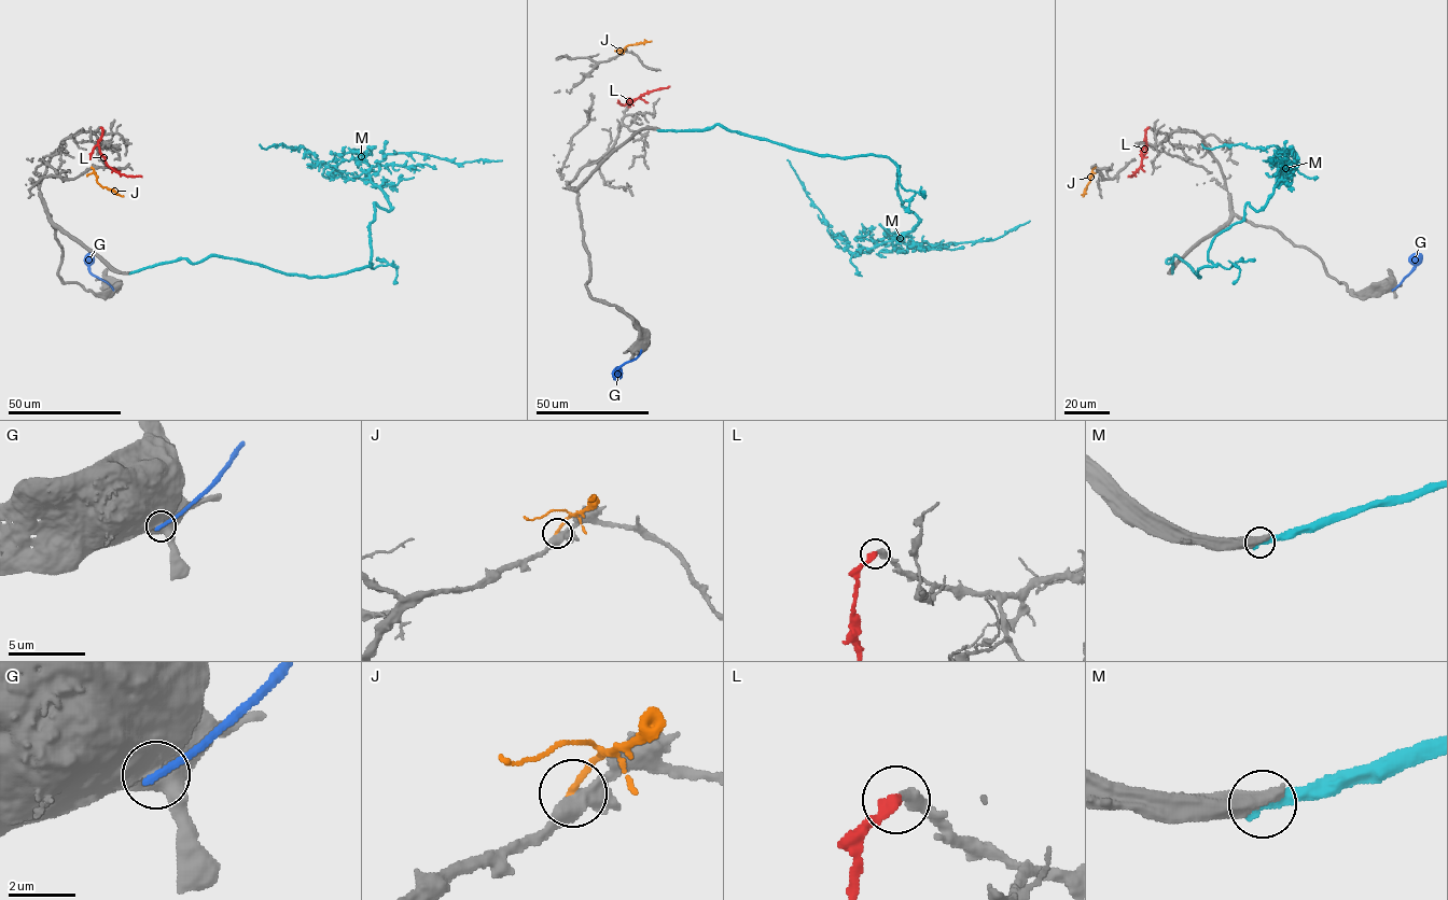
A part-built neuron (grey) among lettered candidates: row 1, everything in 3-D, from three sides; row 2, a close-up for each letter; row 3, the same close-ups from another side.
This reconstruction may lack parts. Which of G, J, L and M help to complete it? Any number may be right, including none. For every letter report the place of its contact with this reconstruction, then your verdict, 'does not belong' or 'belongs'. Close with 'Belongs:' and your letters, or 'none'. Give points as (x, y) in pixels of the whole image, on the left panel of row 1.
G: (113, 290) | does not belong
J: (92, 167) | does not belong
L: (100, 127) | belongs
M: (130, 272) | does not belong
Belongs: L

